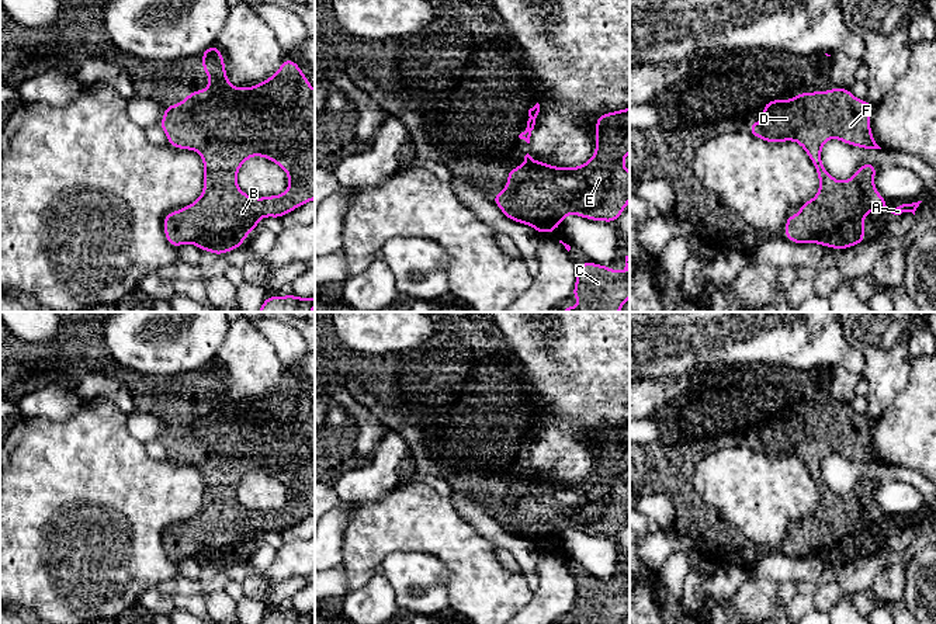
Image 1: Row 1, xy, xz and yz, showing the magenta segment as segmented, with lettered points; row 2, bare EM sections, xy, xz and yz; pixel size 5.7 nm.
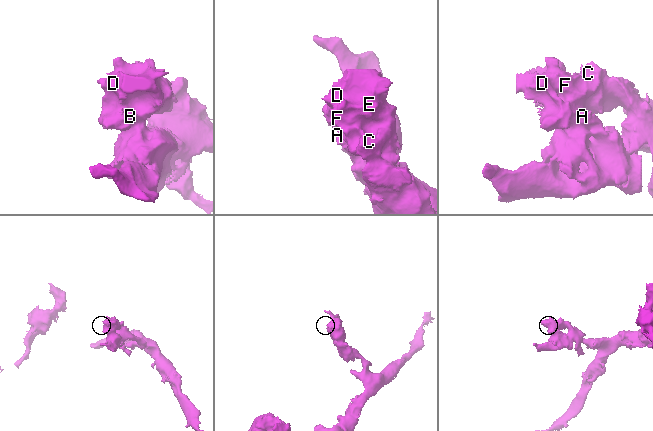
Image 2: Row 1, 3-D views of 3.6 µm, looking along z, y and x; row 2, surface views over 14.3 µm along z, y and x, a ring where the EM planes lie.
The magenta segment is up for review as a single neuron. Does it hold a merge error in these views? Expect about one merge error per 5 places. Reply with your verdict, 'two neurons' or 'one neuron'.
one neuron

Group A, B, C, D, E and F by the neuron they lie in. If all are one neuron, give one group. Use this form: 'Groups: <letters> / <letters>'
Groups: A B C D E F

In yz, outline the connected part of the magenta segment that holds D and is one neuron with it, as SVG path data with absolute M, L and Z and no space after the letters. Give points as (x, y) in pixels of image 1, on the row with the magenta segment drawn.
M835 86L829 91L802 91L791 100L773 98L763 104L763 118L749 125L749 134L770 143L786 141L798 142L808 153L819 178L818 194L800 205L798 215L788 215L786 219L784 236L793 243L819 243L825 247L845 250L850 246L864 243L864 215L876 209L890 211L894 215L912 212L922 201L902 204L894 209L874 187L874 174L877 166L871 163L862 164L847 181L835 180L824 167L821 150L824 143L831 139L839 139L850 146L864 149L881 149L870 129L870 115L873 104L866 100L857 100L849 89Z

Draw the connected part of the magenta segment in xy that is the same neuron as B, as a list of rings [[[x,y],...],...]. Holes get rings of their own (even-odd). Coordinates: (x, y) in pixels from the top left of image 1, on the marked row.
[[[216,45],[202,53],[202,70],[211,82],[205,90],[191,91],[181,103],[164,105],[160,128],[169,143],[177,149],[195,150],[204,163],[204,191],[197,201],[163,218],[166,240],[177,249],[183,243],[193,243],[201,252],[208,250],[215,256],[239,249],[246,236],[259,225],[259,219],[273,216],[280,219],[302,204],[315,200],[315,90],[309,84],[298,63],[284,58],[277,73],[261,83],[239,89],[228,82],[225,60]],[[252,156],[263,156],[277,163],[288,174],[290,186],[284,194],[271,197],[250,197],[239,190],[238,171]]]

